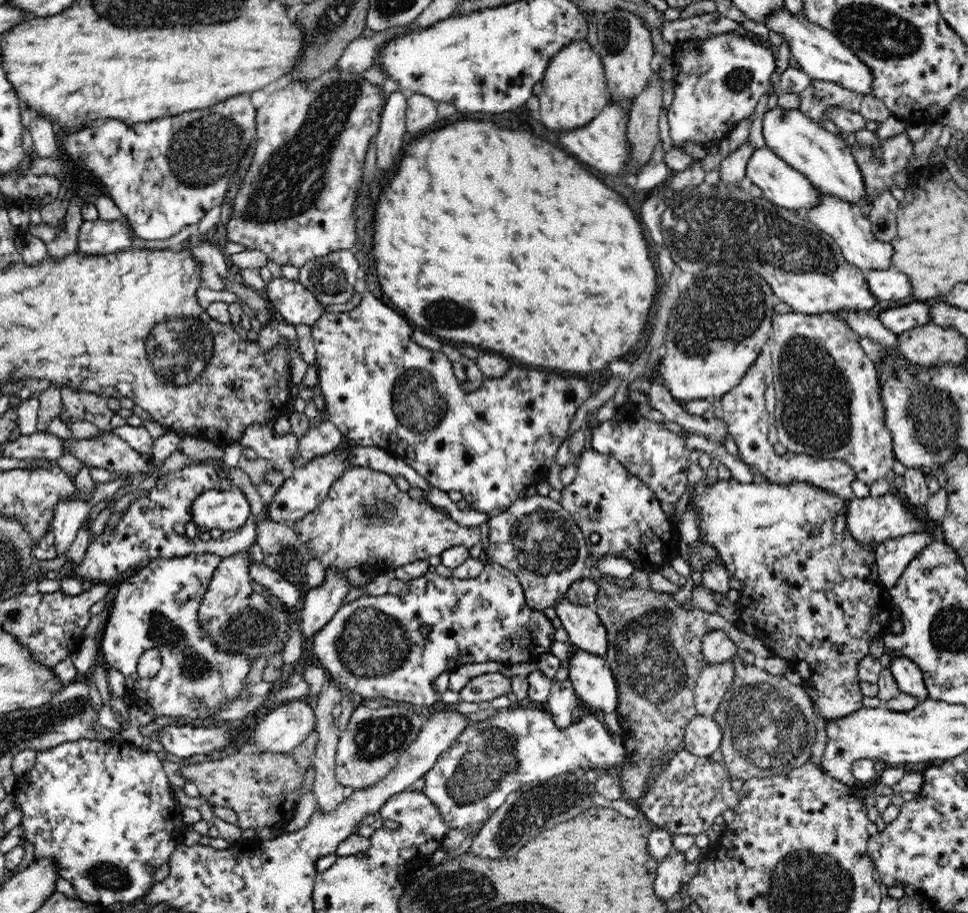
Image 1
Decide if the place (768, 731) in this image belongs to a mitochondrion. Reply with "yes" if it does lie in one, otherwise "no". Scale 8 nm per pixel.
yes

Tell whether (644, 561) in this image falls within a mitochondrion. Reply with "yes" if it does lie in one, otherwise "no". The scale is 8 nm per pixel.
no

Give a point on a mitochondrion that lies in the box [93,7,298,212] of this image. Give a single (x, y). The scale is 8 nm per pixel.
(203, 152)

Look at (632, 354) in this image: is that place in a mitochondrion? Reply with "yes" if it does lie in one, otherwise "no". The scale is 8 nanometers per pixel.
no

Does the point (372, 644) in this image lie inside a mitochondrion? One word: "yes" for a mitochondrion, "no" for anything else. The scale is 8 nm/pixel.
yes

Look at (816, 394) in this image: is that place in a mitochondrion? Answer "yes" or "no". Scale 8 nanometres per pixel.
yes

